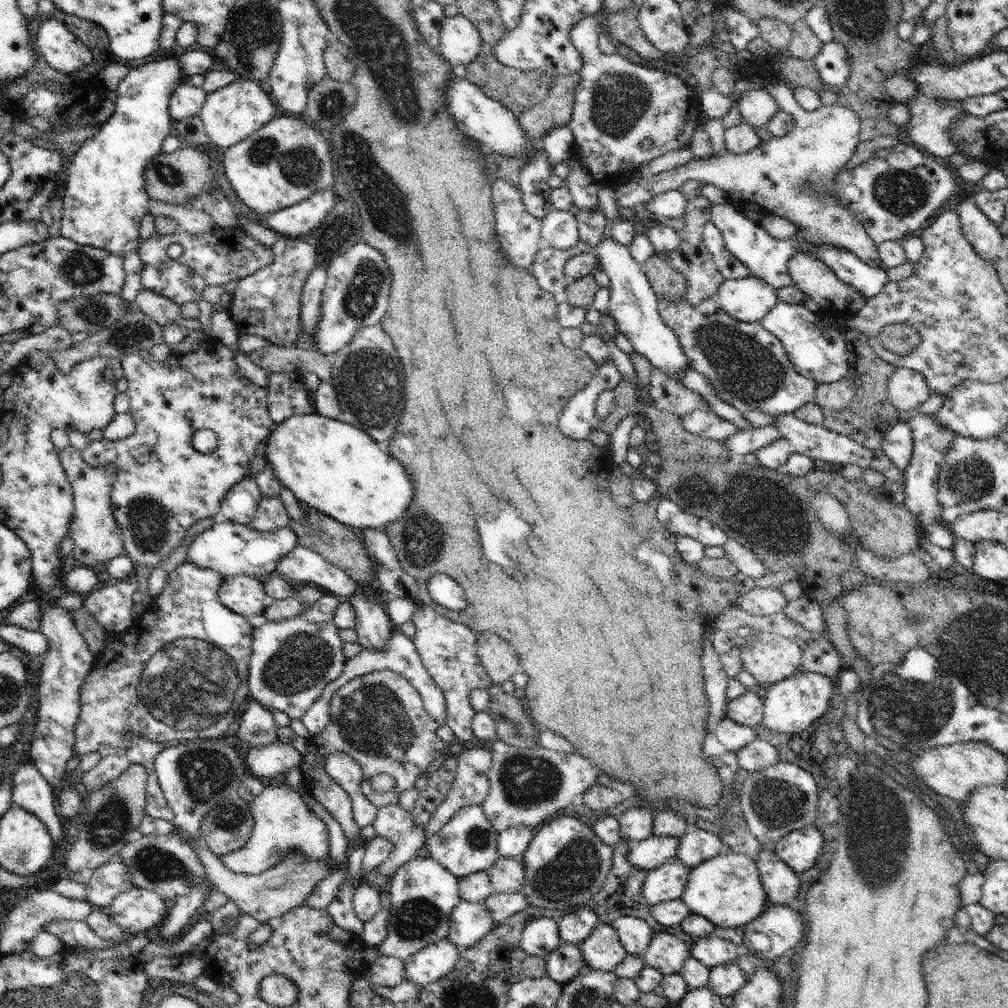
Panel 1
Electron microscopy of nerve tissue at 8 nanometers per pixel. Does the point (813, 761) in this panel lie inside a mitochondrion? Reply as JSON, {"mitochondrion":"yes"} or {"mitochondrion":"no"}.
{"mitochondrion":"no"}

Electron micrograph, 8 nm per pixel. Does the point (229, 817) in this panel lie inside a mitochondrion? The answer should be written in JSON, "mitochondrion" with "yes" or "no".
{"mitochondrion":"yes"}

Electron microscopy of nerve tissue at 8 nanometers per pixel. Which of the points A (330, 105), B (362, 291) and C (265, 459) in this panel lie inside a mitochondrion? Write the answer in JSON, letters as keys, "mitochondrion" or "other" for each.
{"A":"mitochondrion","B":"mitochondrion","C":"other"}

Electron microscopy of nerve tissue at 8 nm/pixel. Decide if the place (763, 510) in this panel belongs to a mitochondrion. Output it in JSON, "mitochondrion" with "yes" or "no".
{"mitochondrion":"yes"}

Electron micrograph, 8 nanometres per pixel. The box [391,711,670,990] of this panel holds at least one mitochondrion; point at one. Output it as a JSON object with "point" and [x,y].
{"point":[573,870]}

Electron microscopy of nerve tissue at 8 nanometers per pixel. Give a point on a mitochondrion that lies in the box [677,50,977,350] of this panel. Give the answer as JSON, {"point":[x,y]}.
{"point":[902,193]}

